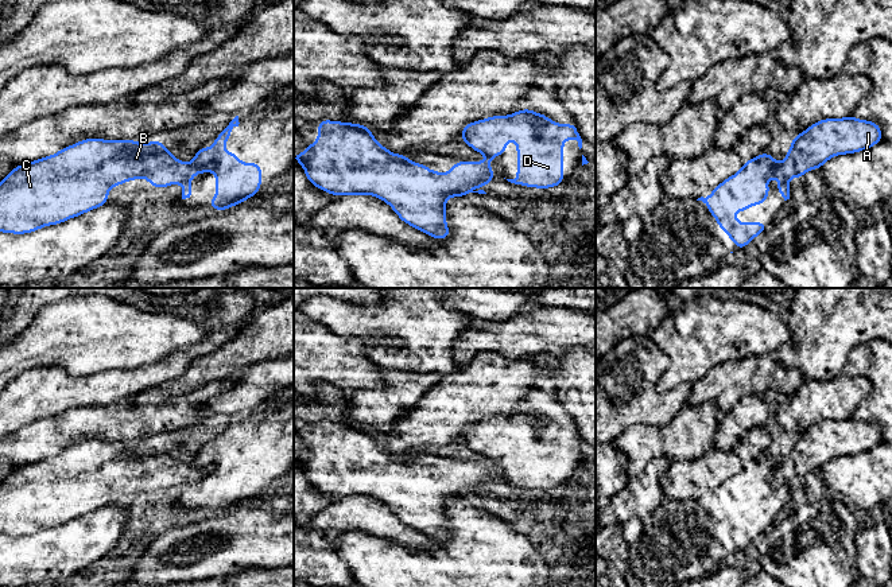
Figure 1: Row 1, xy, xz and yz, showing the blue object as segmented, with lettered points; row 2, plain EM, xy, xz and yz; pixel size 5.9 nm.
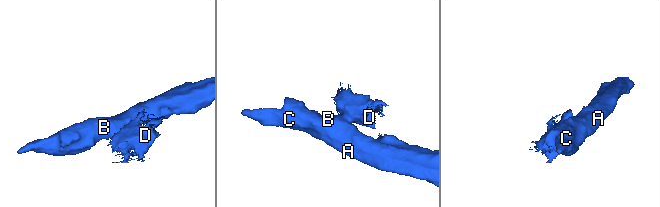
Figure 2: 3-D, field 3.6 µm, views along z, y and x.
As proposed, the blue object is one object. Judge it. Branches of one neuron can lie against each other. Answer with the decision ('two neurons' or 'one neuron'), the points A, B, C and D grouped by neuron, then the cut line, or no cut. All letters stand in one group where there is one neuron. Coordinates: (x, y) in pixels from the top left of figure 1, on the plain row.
two neurons; groups A B C / D; cut yz (780, 465), (775, 478)

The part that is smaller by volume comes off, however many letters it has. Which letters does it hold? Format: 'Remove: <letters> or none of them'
Remove: D

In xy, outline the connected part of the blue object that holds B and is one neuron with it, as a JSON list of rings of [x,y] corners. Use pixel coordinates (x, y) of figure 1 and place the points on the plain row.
[[[84,440],[73,447],[59,451],[51,458],[13,469],[0,483],[0,533],[11,536],[27,536],[44,528],[66,524],[81,516],[92,513],[108,505],[109,491],[128,482],[146,479],[152,489],[164,490],[172,485],[185,486],[197,477],[191,464],[181,463],[170,455],[168,450],[158,442],[140,446],[137,442],[105,442]]]

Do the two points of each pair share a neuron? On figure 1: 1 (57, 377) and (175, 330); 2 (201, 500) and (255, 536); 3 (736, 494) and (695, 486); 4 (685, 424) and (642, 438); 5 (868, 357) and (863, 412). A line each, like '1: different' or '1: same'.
1: different
2: different
3: different
4: same
5: same

